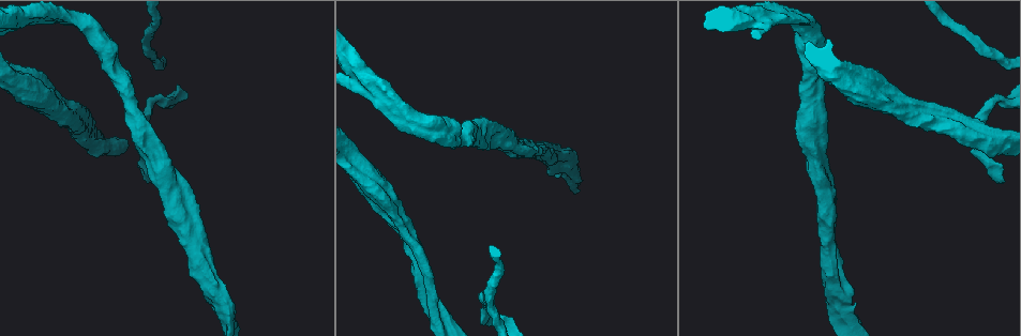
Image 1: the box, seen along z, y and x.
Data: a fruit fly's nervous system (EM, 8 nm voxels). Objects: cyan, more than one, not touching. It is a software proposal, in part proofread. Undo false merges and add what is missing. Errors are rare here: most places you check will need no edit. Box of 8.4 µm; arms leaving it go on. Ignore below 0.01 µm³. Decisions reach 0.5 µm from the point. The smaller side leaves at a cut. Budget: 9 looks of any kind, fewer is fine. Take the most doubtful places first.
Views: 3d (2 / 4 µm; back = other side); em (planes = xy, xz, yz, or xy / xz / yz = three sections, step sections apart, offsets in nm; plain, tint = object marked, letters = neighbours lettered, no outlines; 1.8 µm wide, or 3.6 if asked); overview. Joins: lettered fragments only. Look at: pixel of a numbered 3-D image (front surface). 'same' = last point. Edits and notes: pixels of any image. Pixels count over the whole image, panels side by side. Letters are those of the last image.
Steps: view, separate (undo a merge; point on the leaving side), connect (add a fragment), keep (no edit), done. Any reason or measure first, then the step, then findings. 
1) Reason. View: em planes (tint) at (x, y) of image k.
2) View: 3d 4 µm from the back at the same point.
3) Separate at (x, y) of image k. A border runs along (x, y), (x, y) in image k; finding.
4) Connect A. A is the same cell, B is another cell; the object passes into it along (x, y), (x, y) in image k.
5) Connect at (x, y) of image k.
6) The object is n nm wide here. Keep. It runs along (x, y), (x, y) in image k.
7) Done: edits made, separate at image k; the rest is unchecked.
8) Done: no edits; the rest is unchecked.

Thin end. View: em xy step 16 (plain) at (1002, 181) of image 1.

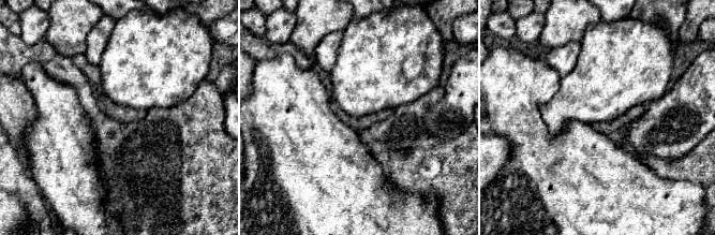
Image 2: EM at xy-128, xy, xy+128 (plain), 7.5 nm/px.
View: em xy step 16 (tint) at the same point.

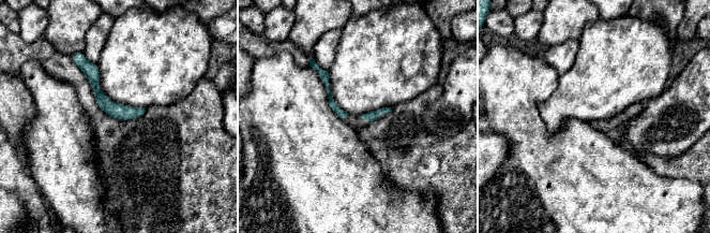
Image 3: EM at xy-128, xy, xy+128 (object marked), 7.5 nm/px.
See the neighbours. View: em xy step 16 (letters) at the same point.

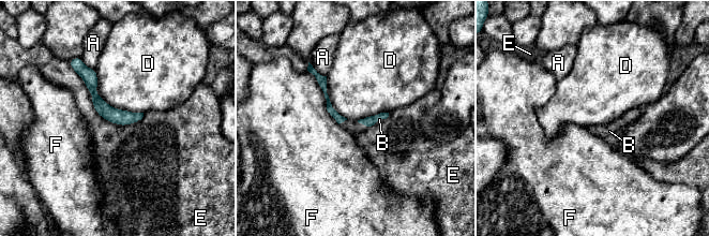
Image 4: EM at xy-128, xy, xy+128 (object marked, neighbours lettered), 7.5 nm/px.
Connect B. B is the same cell, A, D, E and F are other cells; the object passes into it along (368, 121), (362, 123), (353, 127) in image 4; it goes on there.

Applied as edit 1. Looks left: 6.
Sharp bend. View: 3d 2 µm at (832, 289) of image 1.

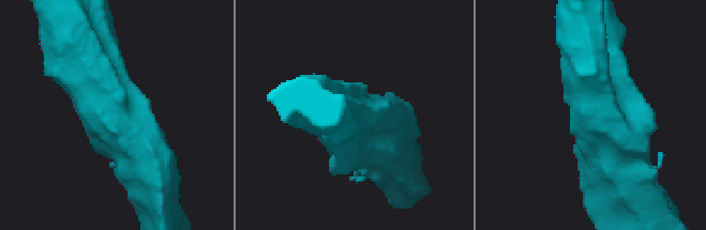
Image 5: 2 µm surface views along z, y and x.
View: em 3.6 µm yz step 16 (tint) at (114, 115) of image 5.

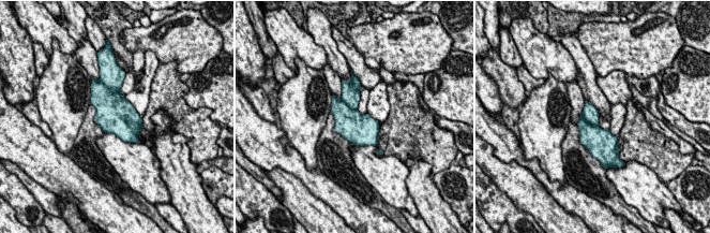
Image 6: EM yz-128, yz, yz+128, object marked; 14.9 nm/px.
View: em 3.6 µm planes (letters) at the same point.

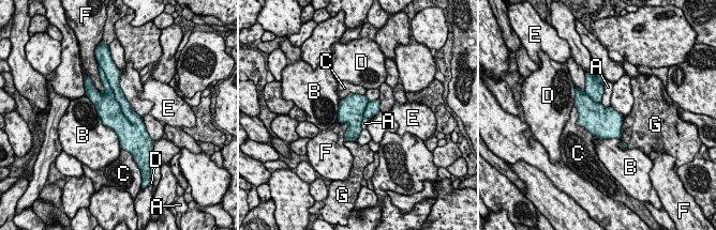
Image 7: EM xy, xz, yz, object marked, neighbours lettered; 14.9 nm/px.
The object is 440 nm wide here; the longest contact is with B, 950 nm. Keep. A, B, C, D, E, F and G are other cells; one neuron here.

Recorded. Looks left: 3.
An open end. View: em planes (letters) at (199, 217) of image 1.

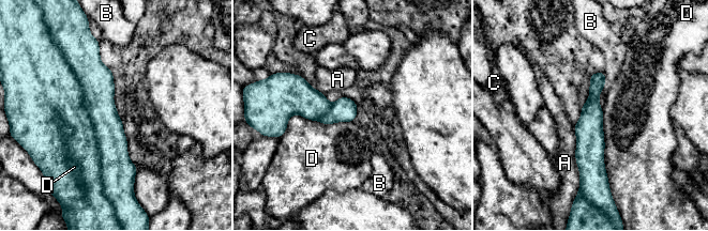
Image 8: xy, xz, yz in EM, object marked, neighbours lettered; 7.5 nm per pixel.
Keep. A, B, C and D are other cells; it runs along (601, 74), (591, 107), (587, 175) in image 8; no lettered fragment goes on from it.

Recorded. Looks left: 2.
Abrupt turn. View: 3d 2 µm at (994, 99) of image 1.

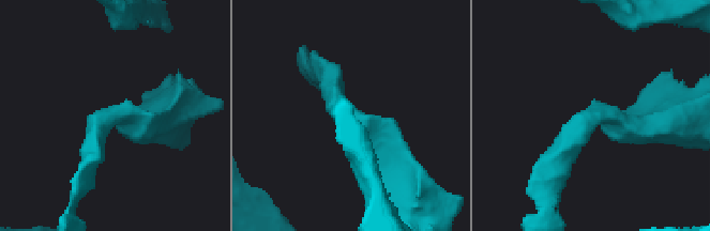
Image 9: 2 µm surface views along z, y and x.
View: em 3.6 µm xy step 8 (letters) at (586, 119) of image 9.

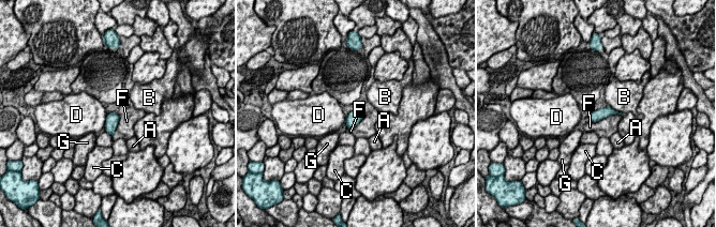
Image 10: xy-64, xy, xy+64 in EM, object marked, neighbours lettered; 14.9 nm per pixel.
The object is 170 nm wide here; the longest contact is with F, 500 nm. Keep. A, B, C, D, F and G are other cells; one neuron here.

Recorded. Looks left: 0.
Done: edits made, connect at image 4; the rest is unchecked.

